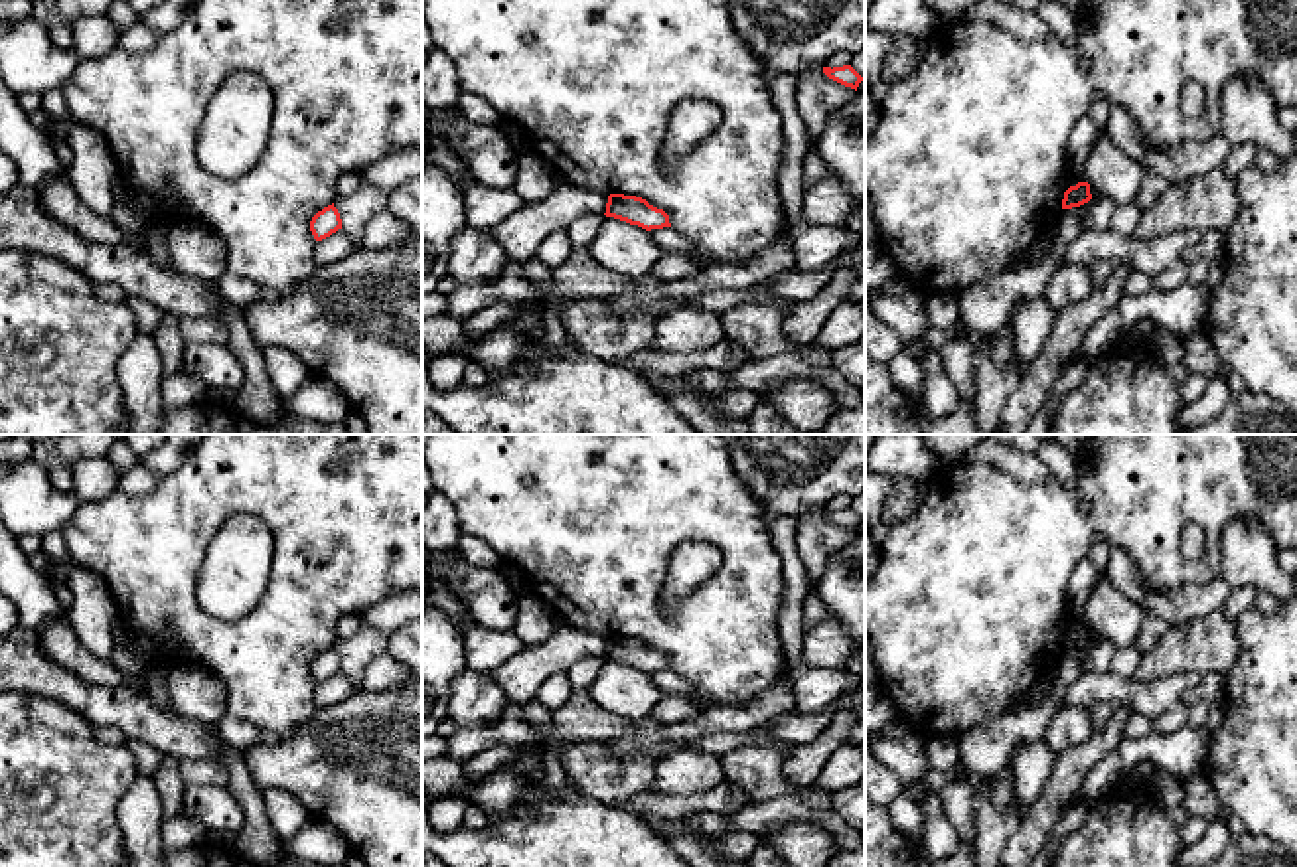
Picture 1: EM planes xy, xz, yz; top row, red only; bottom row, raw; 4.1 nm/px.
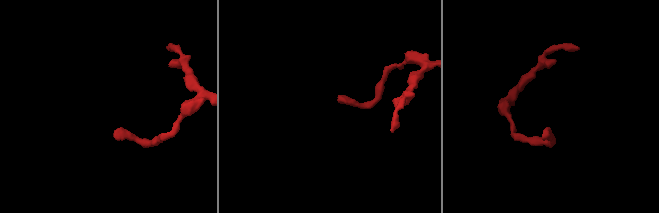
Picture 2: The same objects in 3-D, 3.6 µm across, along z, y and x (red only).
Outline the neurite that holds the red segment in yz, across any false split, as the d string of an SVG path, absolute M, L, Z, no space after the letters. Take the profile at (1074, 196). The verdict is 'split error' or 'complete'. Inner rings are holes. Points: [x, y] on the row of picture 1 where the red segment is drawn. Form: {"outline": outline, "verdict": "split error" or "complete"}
{"outline": "M1078 182L1076 186L1070 186L1064 192L1062 209L1080 207L1080 205L1088 203L1090 199L1092 199L1090 184Z", "verdict": "complete"}

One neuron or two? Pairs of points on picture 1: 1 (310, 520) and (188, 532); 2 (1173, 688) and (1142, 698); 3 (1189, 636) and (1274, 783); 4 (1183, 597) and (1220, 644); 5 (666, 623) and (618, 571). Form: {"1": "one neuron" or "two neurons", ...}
{"1": "one neuron", "2": "one neuron", "3": "two neurons", "4": "two neurons", "5": "one neuron"}

